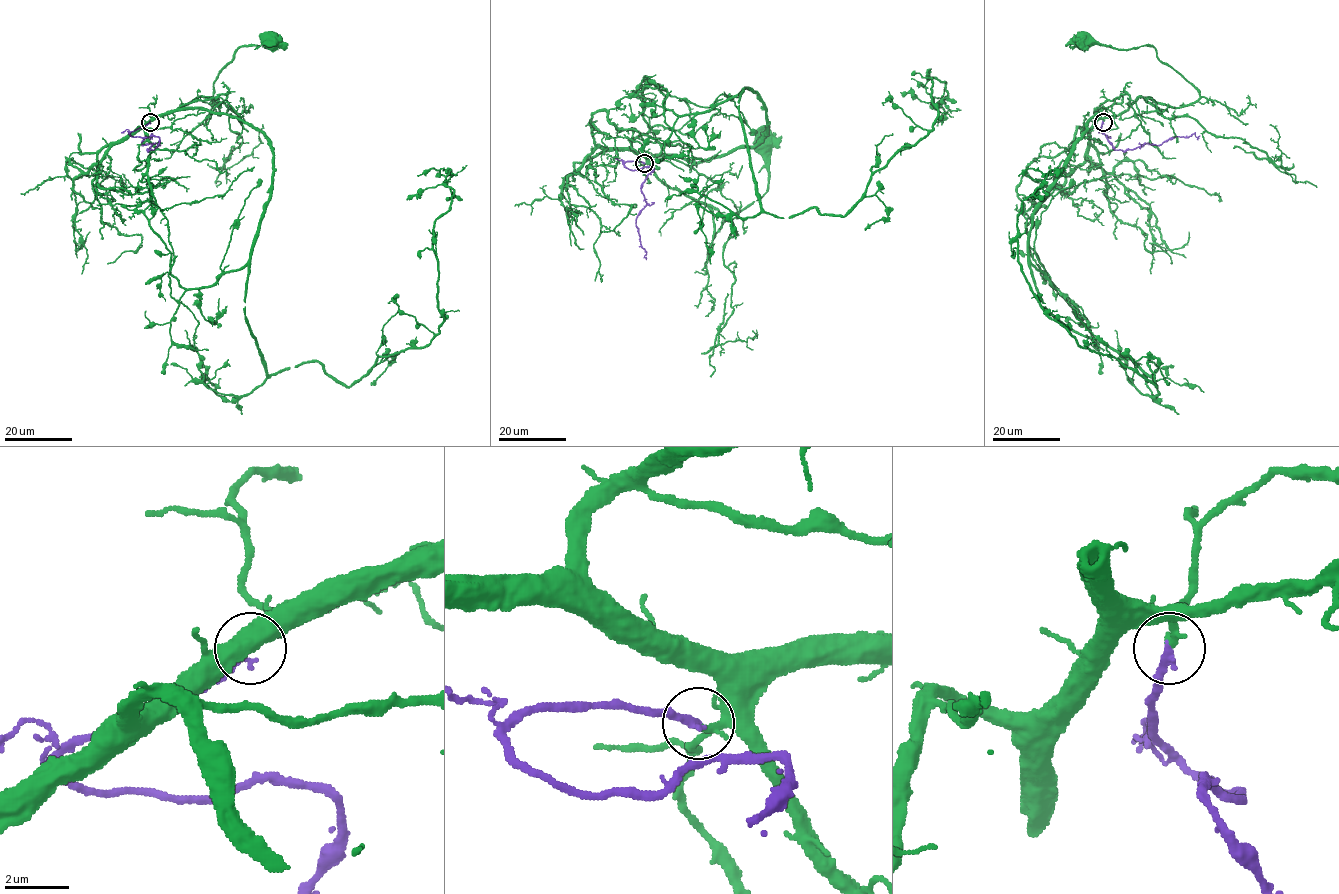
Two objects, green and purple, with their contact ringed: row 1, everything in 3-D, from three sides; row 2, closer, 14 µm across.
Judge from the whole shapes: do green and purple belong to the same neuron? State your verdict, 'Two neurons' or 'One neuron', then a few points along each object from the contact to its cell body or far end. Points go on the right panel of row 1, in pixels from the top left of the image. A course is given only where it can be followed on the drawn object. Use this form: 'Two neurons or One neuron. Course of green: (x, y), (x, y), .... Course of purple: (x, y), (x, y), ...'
One neuron. Course of green: (1102, 121), (1138, 98), (1181, 107), (1199, 92), (1150, 45), (1128, 49), (1082, 42). Course of purple: (1102, 122), (1101, 130), (1110, 137), (1107, 139), (1115, 150), (1199, 135)

